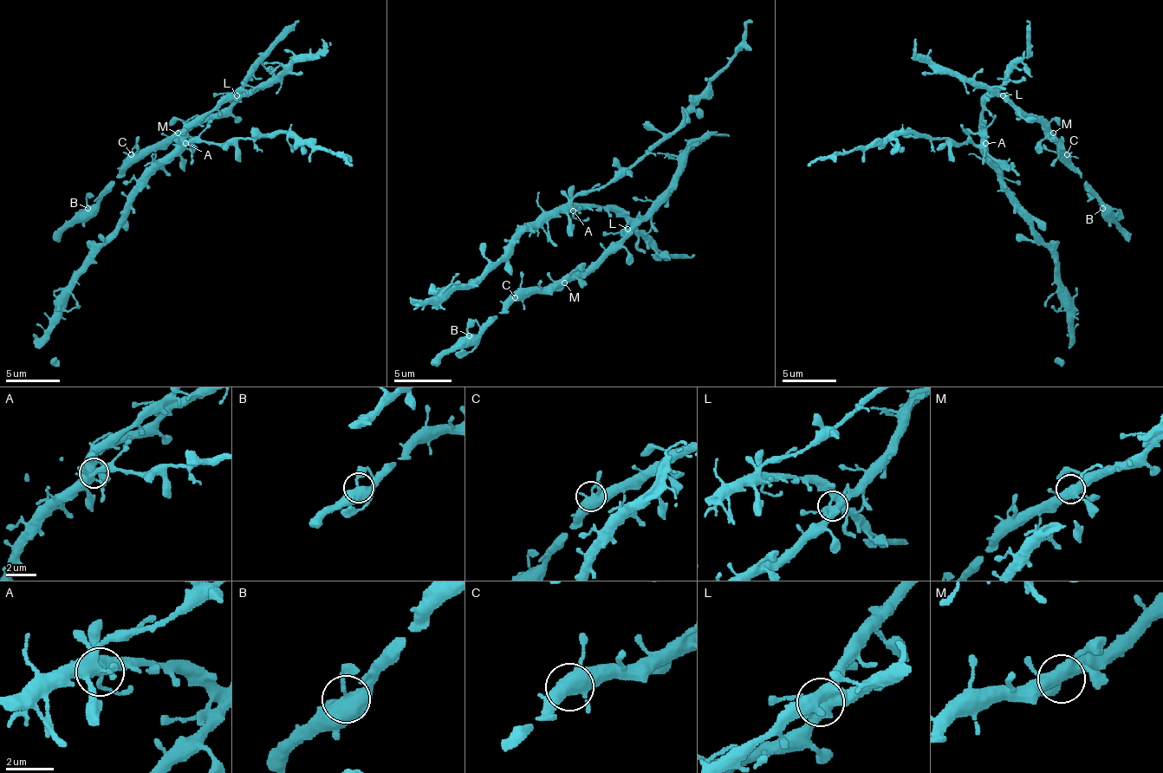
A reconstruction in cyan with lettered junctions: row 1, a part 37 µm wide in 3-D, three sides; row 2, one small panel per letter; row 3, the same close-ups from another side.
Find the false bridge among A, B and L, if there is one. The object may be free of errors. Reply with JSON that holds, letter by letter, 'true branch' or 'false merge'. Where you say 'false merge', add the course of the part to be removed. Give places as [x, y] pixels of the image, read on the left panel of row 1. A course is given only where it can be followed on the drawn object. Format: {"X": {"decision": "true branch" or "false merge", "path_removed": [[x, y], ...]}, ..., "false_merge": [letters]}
{"A": {"decision": "true branch"}, "B": {"decision": "true branch"}, "L": {"decision": "true branch"}, "false_merge": []}

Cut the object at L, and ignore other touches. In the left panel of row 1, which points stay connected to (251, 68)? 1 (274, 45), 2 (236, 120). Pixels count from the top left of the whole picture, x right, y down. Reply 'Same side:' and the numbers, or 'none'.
Same side: 1

